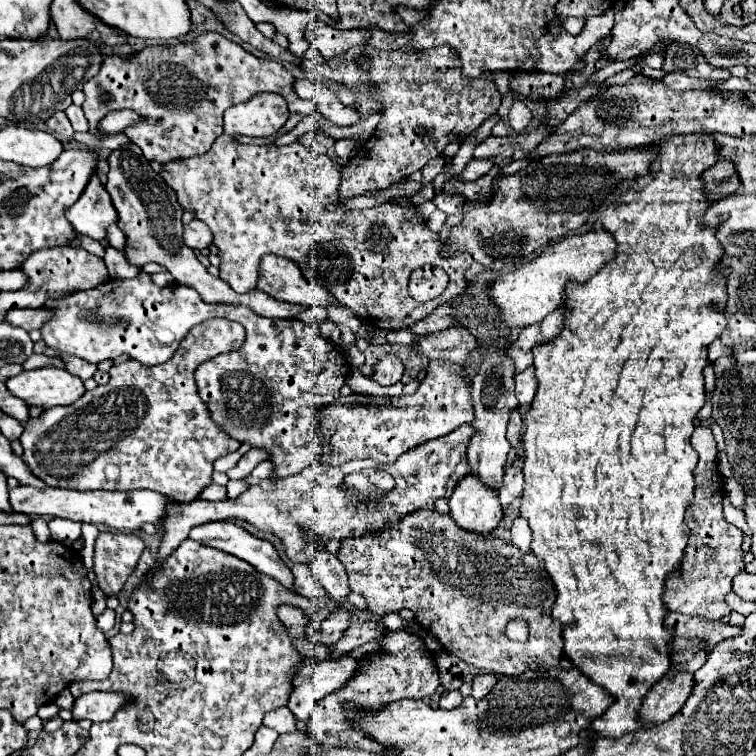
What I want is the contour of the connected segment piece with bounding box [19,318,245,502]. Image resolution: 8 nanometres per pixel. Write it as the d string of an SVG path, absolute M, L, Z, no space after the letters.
M211 318L211 320L205 320L201 322L199 326L191 328L189 334L183 338L179 350L175 352L175 356L165 362L165 364L159 364L159 366L143 366L135 360L127 360L119 366L113 366L111 368L111 380L105 384L105 386L97 386L95 390L91 392L85 392L83 398L79 398L75 404L69 404L69 406L55 406L55 408L45 408L41 412L41 416L37 418L31 418L27 420L27 424L23 424L23 434L21 434L21 446L23 446L23 460L25 464L31 468L31 472L45 480L49 486L55 486L55 488L69 488L69 490L79 490L79 492L91 492L91 490L137 490L137 489L149 489L156 492L163 492L179 502L193 502L205 486L211 484L211 472L213 472L213 462L221 456L227 456L229 452L235 452L241 444L237 440L231 440L225 432L219 432L219 428L215 426L215 422L207 416L207 408L203 404L203 400L199 398L197 394L197 386L195 386L195 368L203 362L203 360L209 360L211 356L217 356L217 354L223 354L223 352L231 352L231 350L239 350L243 346L243 340L245 340L245 328L237 322L229 322L229 320L221 320L221 318Z

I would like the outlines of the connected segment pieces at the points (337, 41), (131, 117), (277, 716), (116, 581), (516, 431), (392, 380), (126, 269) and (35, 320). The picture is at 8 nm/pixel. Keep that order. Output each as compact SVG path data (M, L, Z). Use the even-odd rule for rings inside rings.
M313 20L307 25L305 38L309 40L309 44L313 48L317 48L321 52L321 56L333 58L353 46L365 44L369 40L369 30L365 30L365 28L339 30L327 22Z
M117 110L117 112L107 114L107 116L103 118L103 122L101 122L99 128L101 128L105 134L117 134L117 132L121 132L127 124L137 122L137 120L139 120L139 116L135 116L135 112L131 112L131 110Z
M283 706L265 716L265 726L275 728L279 734L285 734L285 732L289 734L295 730L295 716L291 714L291 710L287 706Z
M101 532L95 542L95 576L109 596L117 596L145 548L139 536ZM131 558L131 562L127 562ZM122 583L122 584L121 584Z
M515 408L515 410L511 410L511 414L509 414L509 428L507 428L507 440L511 442L511 446L515 448L515 450L519 450L519 436L521 436L521 414L519 414L519 410Z
M389 354L375 364L373 380L381 386L393 386L401 382L401 376L403 376L403 362L395 354Z
M111 244L105 246L103 262L105 262L111 278L121 278L121 280L125 280L125 278L135 278L135 276L139 274L139 268L131 268L131 266L123 260L121 252L119 252L117 248L113 248Z
M9 310L3 318L3 322L11 326L19 326L23 330L37 330L39 324L43 324L43 312L39 310Z

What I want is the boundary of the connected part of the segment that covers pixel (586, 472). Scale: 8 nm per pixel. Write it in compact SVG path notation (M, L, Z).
M707 134L669 136L669 138L665 138L665 140L661 142L661 152L659 152L657 160L655 160L653 166L651 166L651 174L645 176L645 178L639 178L639 180L637 180L637 186L635 186L633 190L629 190L627 194L619 196L617 204L611 206L611 208L607 208L607 210L603 210L603 212L599 214L599 218L595 220L595 224L593 224L593 228L607 228L607 230L615 236L615 240L617 240L617 244L619 244L619 252L617 252L615 264L607 264L607 268L603 268L603 272L599 272L599 276L595 276L595 280L587 280L587 284L583 284L583 288L575 288L575 292L571 292L571 300L567 300L567 304L565 304L571 312L569 312L567 318L565 318L565 328L563 328L563 332L559 334L559 338L549 340L547 344L541 344L541 346L535 346L535 348L533 348L533 356L535 356L535 376L537 376L537 394L535 394L535 398L533 398L533 402L531 402L531 408L529 408L527 416L525 416L525 432L523 432L523 436L521 436L521 438L523 438L523 446L525 446L525 462L523 462L525 488L523 488L523 496L521 496L521 516L529 522L531 532L533 532L531 552L533 552L537 558L543 560L545 570L547 570L547 574L551 576L551 580L553 580L553 584L555 584L557 598L555 598L555 604L553 604L553 618L559 620L559 624L561 624L563 656L565 656L575 668L579 668L587 678L591 678L597 686L603 686L603 690L615 700L601 716L597 716L597 718L591 722L591 730L587 730L587 734L583 734L583 738L587 738L589 742L593 742L593 740L599 738L599 736L617 740L617 738L621 738L621 736L625 736L625 734L629 734L629 732L637 732L637 730L641 730L641 728L653 728L653 726L655 726L653 722L643 724L643 722L639 720L637 714L639 714L639 710L641 710L641 706L643 706L643 700L645 700L647 692L649 692L649 690L663 678L663 674L671 668L669 646L671 646L671 640L673 640L673 630L667 628L667 626L663 624L663 620L665 620L665 616L667 616L667 612L669 612L667 606L665 606L665 602L663 602L665 578L671 576L671 574L675 574L675 572L679 572L681 560L683 560L683 552L685 552L685 546L687 546L687 540L689 540L689 532L691 532L685 514L687 514L687 508L691 506L691 502L693 502L693 498L695 498L695 492L693 492L693 470L695 470L695 466L697 466L697 452L691 448L689 438L691 438L691 434L693 434L693 418L695 418L695 414L697 414L697 412L703 408L703 404L705 404L703 366L709 362L709 360L707 360L707 346L723 332L723 328L725 328L725 324L727 324L727 320L725 320L725 316L723 316L723 304L725 304L725 300L727 300L727 288L725 288L723 276L717 272L717 262L723 258L723 248L719 248L719 242L715 240L715 230L713 230L713 228L703 228L703 226L699 224L699 220L695 220L695 212L703 212L703 208L709 204L707 198L705 198L705 194L703 194L701 172L707 170L707 168L711 168L715 162L717 162L715 144L713 144L711 136L707 136Z

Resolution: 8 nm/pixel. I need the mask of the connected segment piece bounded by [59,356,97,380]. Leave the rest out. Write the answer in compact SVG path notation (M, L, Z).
M59 356L59 358L63 358L67 372L71 372L73 376L77 376L77 378L81 378L81 380L93 378L93 374L95 374L95 370L97 370L97 364L89 364L89 362L85 362L85 360L79 360L77 356Z

